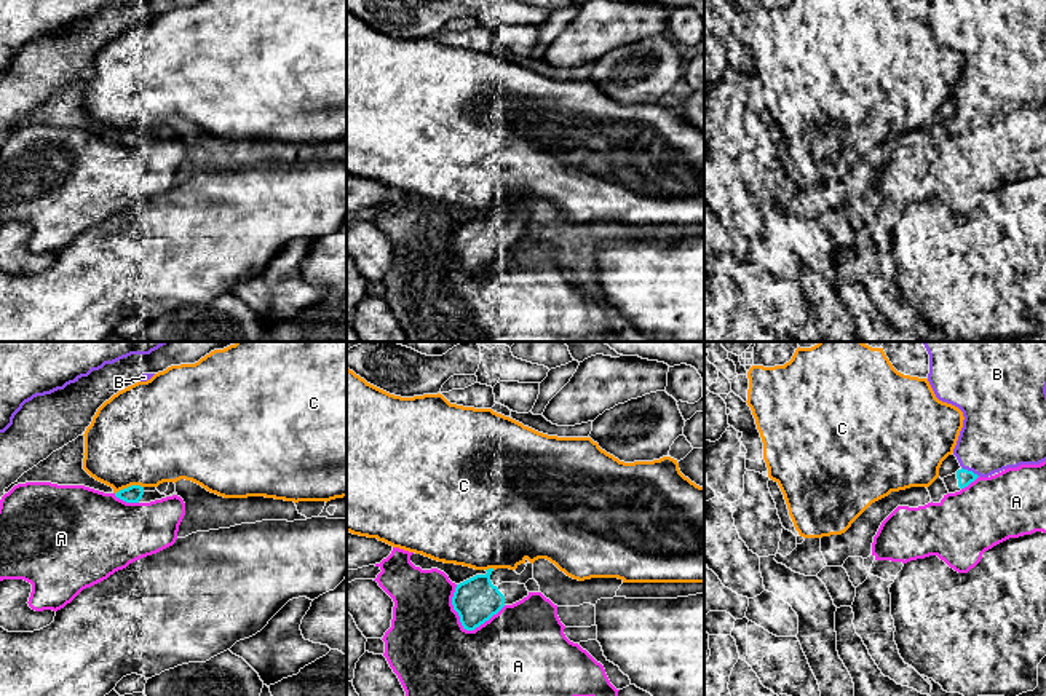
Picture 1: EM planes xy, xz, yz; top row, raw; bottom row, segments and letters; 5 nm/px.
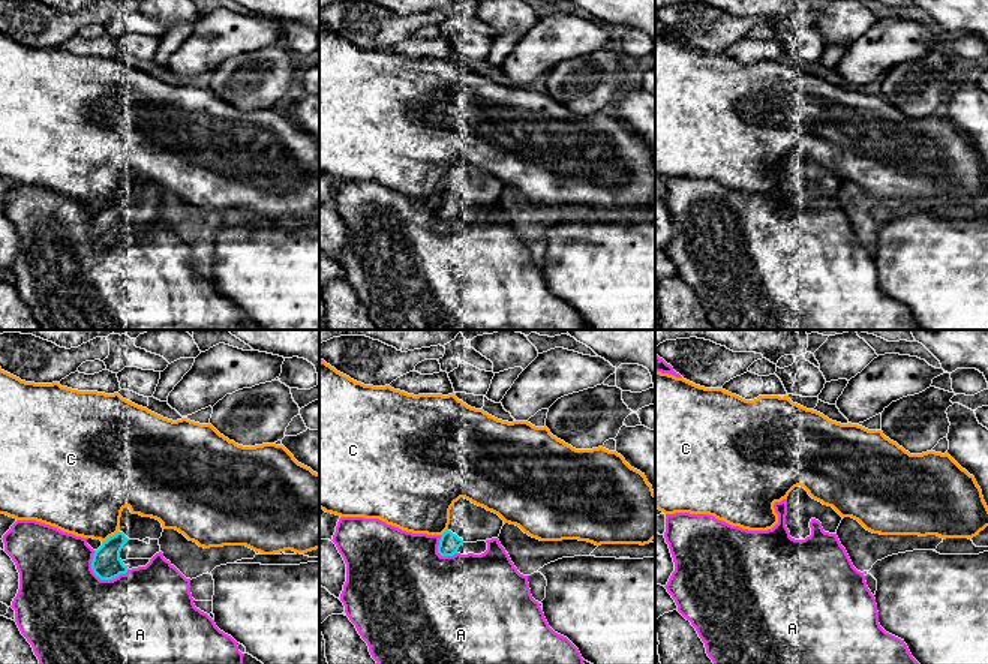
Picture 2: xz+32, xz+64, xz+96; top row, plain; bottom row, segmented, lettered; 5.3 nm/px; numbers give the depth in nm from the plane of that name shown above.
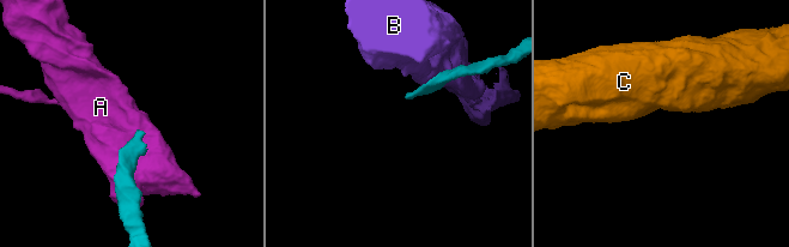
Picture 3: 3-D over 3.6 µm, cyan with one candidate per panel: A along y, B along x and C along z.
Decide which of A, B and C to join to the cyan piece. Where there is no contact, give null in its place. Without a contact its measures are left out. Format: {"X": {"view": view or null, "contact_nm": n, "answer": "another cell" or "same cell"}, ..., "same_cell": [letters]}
{"A": {"view": "xz", "contact_nm": 280, "answer": "another cell"}, "B": {"view": "yz", "contact_nm": 100, "answer": "another cell"}, "C": {"view": "xy", "contact_nm": 150, "answer": "another cell"}, "same_cell": []}

